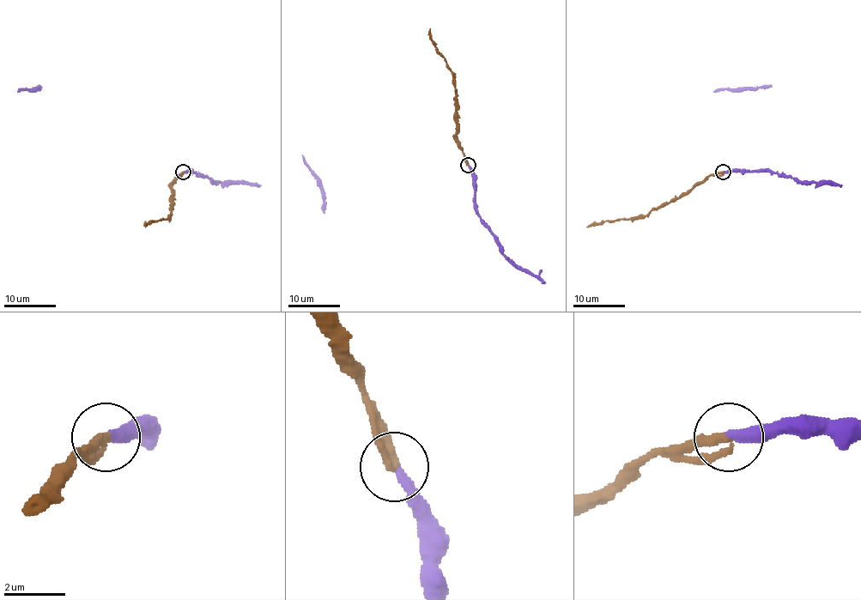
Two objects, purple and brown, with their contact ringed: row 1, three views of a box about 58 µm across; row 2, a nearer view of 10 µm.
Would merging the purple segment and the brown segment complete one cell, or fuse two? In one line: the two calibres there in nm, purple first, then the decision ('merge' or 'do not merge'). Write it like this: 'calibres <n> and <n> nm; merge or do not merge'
calibres 360 and 360 nm; merge

